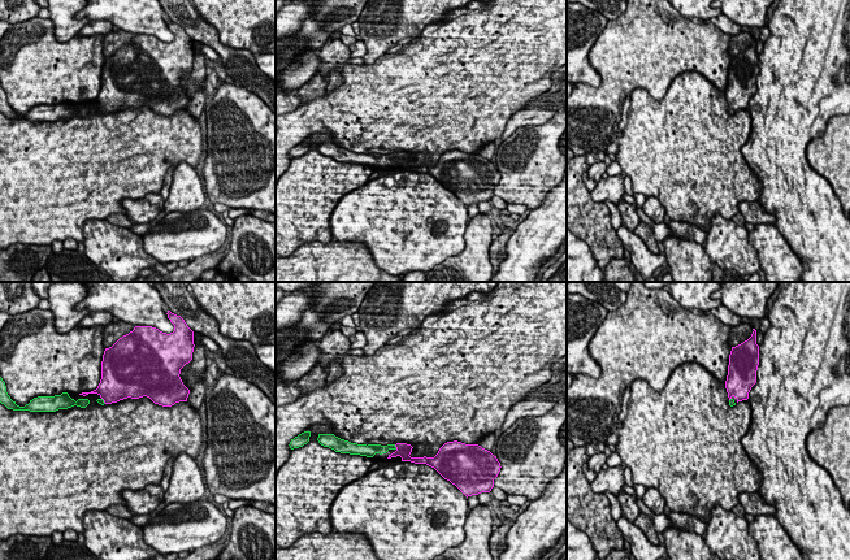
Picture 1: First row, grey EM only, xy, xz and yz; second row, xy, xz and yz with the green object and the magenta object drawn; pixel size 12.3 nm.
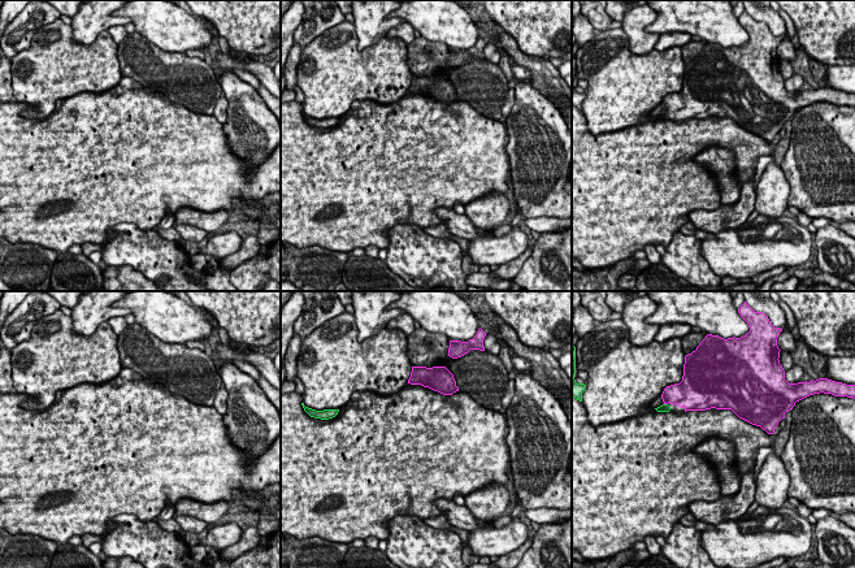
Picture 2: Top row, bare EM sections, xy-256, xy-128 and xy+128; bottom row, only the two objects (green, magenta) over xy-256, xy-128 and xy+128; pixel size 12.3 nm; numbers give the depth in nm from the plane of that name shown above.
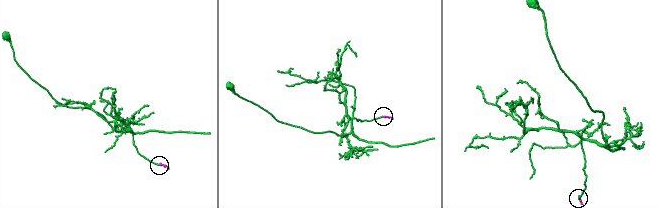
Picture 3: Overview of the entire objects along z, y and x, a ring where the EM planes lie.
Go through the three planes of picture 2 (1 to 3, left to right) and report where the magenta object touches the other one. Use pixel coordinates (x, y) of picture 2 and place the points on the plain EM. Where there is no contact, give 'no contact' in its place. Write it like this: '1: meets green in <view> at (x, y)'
1: no contact
2: no contact
3: meets green in xy+128 at (665, 113)

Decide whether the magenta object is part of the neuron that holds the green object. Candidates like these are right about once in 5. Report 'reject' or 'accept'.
accept

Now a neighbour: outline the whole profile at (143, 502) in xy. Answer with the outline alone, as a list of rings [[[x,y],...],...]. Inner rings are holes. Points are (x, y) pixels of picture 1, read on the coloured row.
[[[147,485],[138,491],[126,490],[121,495],[125,499],[125,505],[134,516],[153,513],[164,500],[161,485]]]

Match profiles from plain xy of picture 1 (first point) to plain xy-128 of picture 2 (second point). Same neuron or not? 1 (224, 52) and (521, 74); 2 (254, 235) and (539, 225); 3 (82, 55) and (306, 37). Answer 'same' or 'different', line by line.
1: different
2: different
3: different

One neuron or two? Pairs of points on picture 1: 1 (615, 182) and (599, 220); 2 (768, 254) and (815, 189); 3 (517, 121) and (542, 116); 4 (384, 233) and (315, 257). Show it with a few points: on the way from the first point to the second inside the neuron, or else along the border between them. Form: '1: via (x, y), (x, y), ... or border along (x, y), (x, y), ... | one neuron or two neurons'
1: border along (589, 192), (595, 202), (603, 203) | two neurons
2: border along (773, 224), (799, 260) | two neurons
3: via (524, 117), (536, 116) | one neuron
4: border along (337, 241), (363, 243), (377, 265) | two neurons

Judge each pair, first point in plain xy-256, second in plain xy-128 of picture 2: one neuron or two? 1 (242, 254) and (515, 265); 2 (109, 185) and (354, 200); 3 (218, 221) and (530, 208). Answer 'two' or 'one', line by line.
1: one
2: one
3: two

